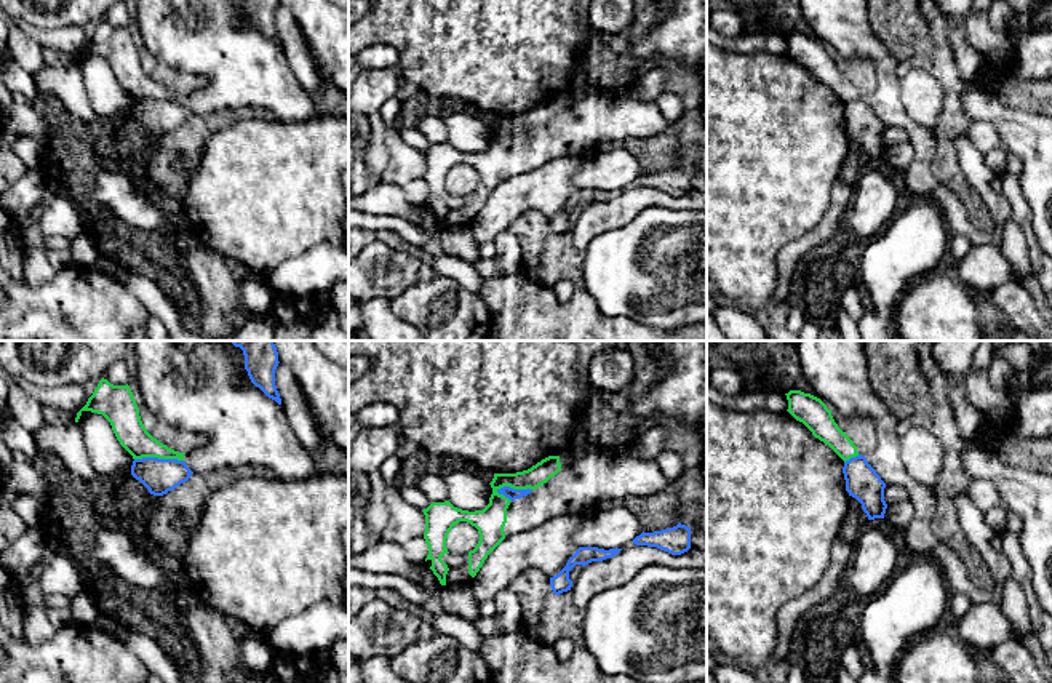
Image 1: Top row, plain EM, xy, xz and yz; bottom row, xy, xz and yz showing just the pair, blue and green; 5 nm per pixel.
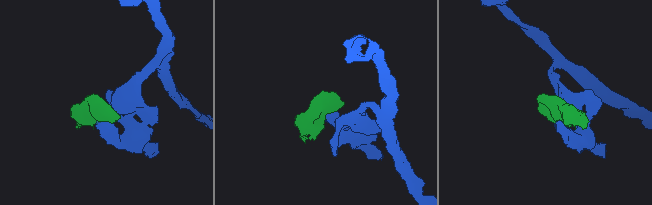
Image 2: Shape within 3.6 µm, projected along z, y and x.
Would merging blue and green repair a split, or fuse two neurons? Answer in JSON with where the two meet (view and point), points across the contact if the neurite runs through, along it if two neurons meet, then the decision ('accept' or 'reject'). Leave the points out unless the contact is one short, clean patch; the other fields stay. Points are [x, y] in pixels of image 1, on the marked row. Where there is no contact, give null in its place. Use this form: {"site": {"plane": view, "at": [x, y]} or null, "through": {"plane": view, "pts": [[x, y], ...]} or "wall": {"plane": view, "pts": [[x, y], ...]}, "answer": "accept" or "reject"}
{"site": {"plane": "xz", "at": [512, 488]}, "wall": {"plane": "xz", "pts": [[531, 488], [501, 487], [496, 491]]}, "answer": "reject"}

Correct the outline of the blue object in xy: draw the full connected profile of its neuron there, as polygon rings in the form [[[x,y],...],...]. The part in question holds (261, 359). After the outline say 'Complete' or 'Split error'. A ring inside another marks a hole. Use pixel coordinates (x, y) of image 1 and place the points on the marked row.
[[[230,341],[240,347],[245,355],[245,369],[251,382],[259,387],[269,398],[281,405],[275,385],[275,369],[278,366],[278,352],[273,341]]]. Complete

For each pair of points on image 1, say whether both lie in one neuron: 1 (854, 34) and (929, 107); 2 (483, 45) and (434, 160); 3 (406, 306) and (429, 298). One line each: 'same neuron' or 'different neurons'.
1: different neurons
2: different neurons
3: same neuron

